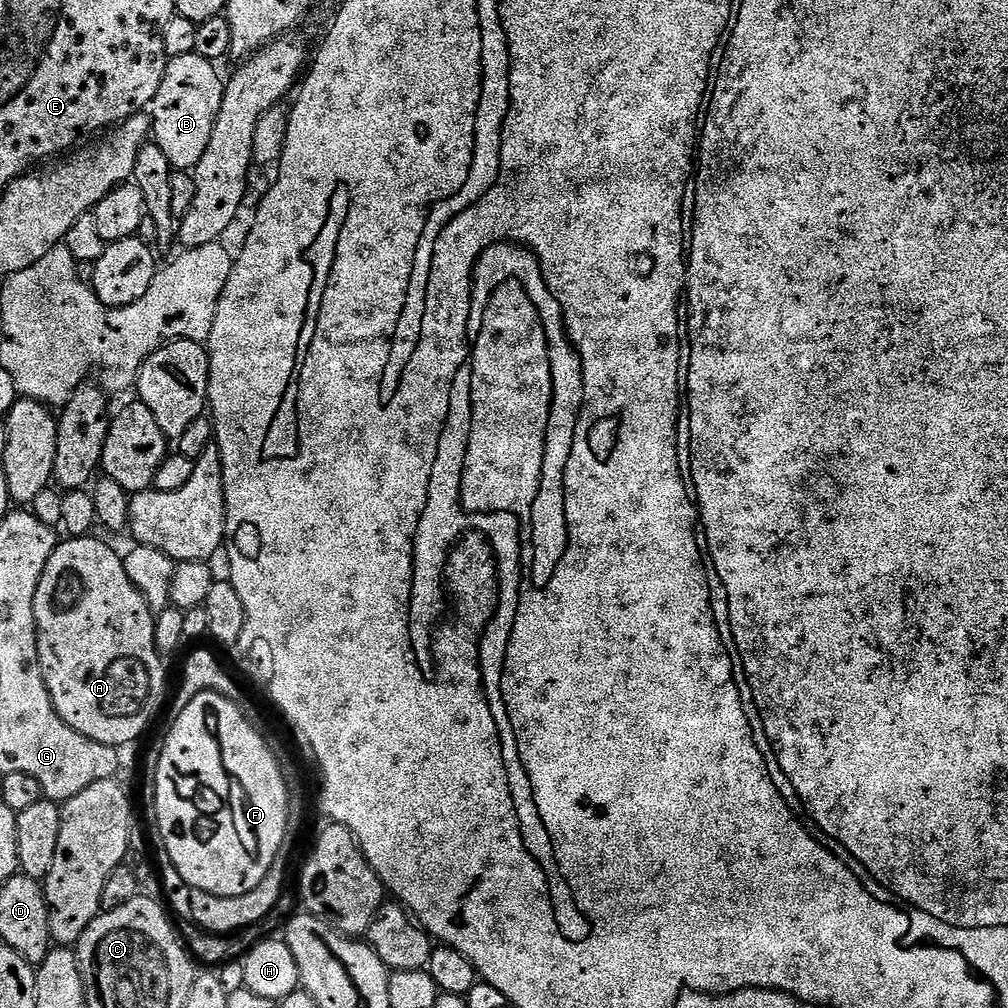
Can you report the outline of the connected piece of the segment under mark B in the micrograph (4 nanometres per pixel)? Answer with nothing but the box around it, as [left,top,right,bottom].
[150,52,225,169]

